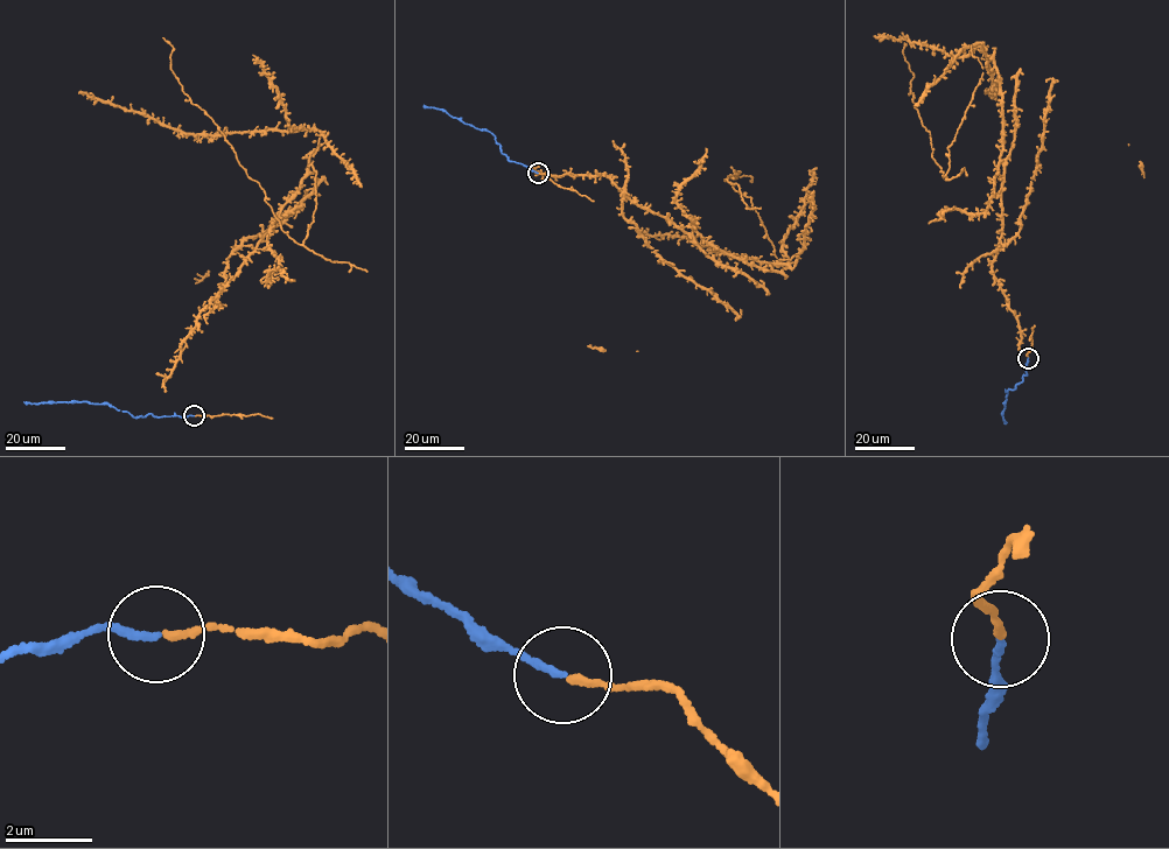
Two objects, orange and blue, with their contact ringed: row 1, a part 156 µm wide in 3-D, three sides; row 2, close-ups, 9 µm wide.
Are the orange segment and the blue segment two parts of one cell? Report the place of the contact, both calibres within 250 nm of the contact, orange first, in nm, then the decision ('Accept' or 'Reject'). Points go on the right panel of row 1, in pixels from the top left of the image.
Place: (1028, 358). Thickness 170 nm (orange) against 170 nm. Accept

